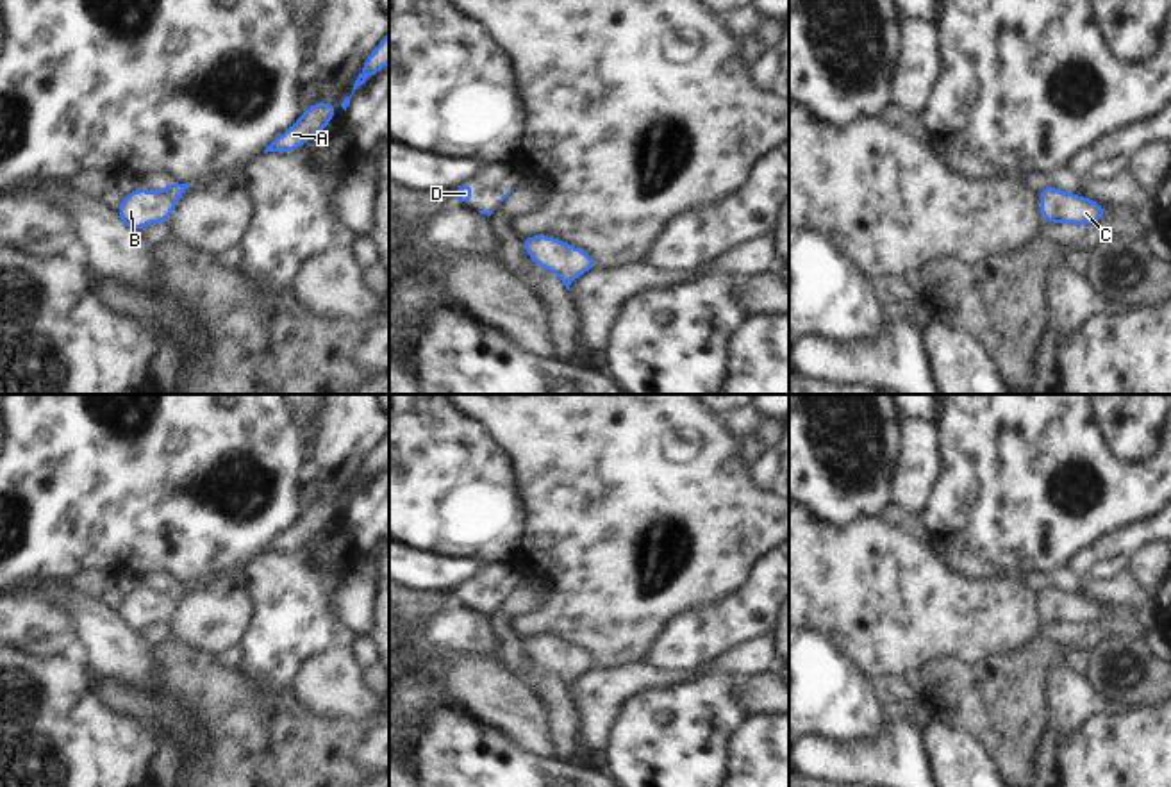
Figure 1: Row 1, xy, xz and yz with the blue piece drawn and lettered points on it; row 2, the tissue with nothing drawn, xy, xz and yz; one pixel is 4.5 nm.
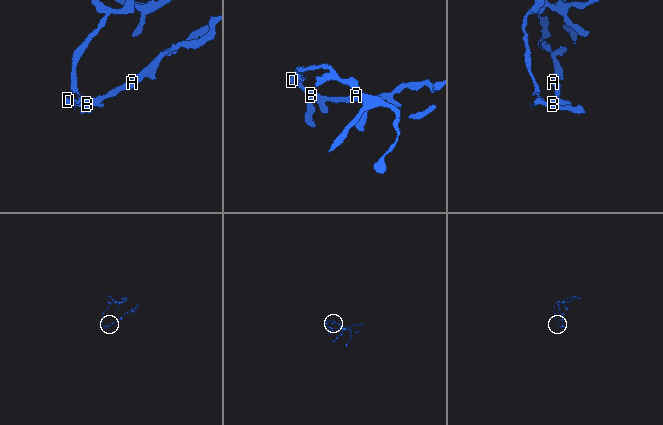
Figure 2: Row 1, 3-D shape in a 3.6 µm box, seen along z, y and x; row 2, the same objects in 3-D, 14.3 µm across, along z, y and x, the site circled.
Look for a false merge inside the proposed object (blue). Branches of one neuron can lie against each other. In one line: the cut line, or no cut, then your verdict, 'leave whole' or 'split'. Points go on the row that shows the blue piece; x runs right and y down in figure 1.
cut none; leave whole

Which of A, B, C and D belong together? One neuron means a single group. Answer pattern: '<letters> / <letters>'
A B C D

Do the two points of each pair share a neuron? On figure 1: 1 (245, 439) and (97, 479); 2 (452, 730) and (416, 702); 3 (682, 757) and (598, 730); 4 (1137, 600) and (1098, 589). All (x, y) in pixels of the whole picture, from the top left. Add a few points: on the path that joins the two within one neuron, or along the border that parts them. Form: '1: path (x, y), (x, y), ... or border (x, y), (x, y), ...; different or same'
1: path (207, 439), (138, 439), (134, 443); same
2: border (466, 714), (434, 711), (415, 752); different
3: border (631, 696), (618, 707), (604, 752); different
4: path (1129, 593), (1107, 591); same

